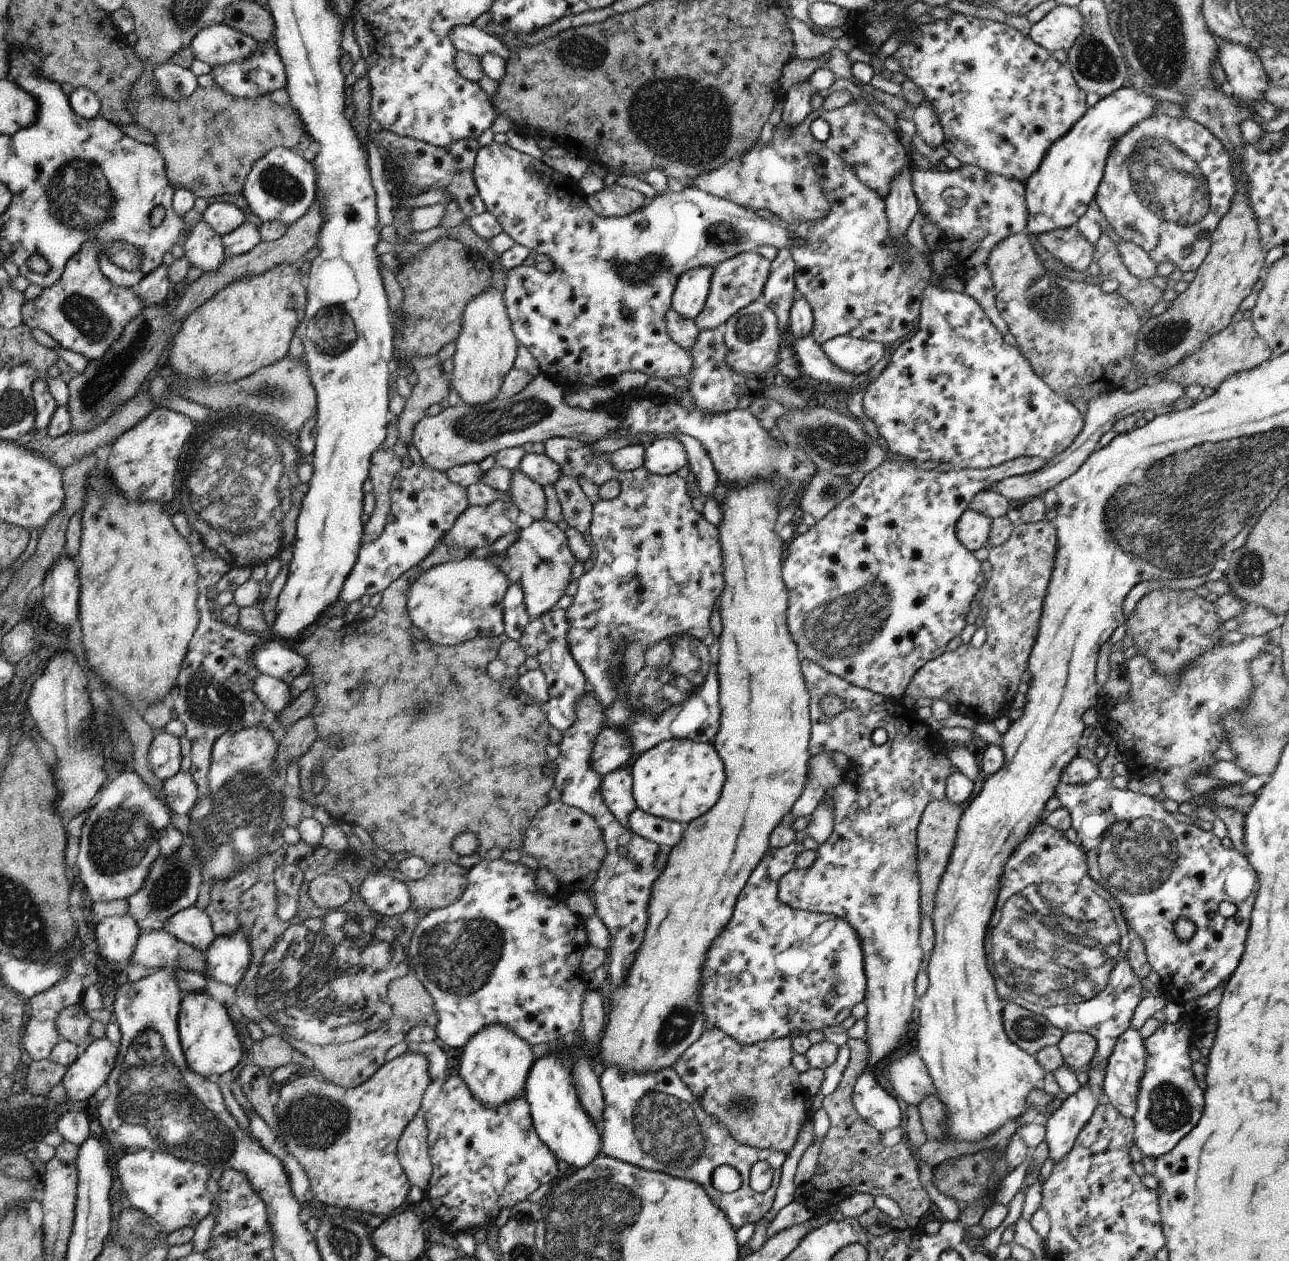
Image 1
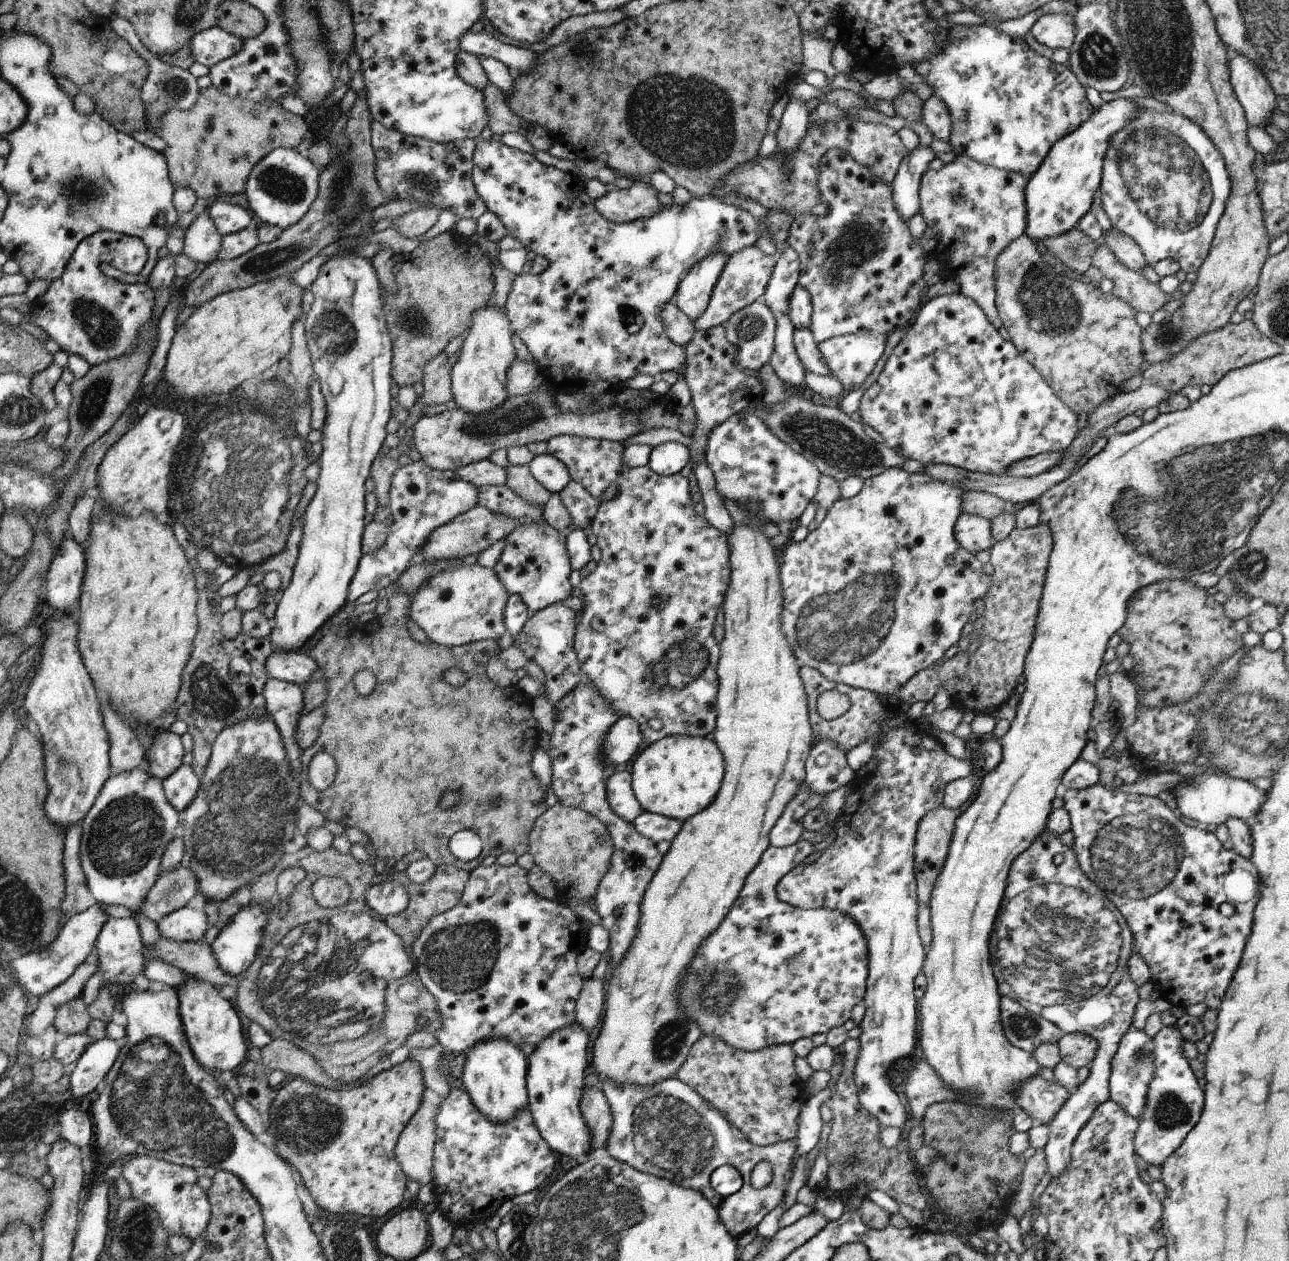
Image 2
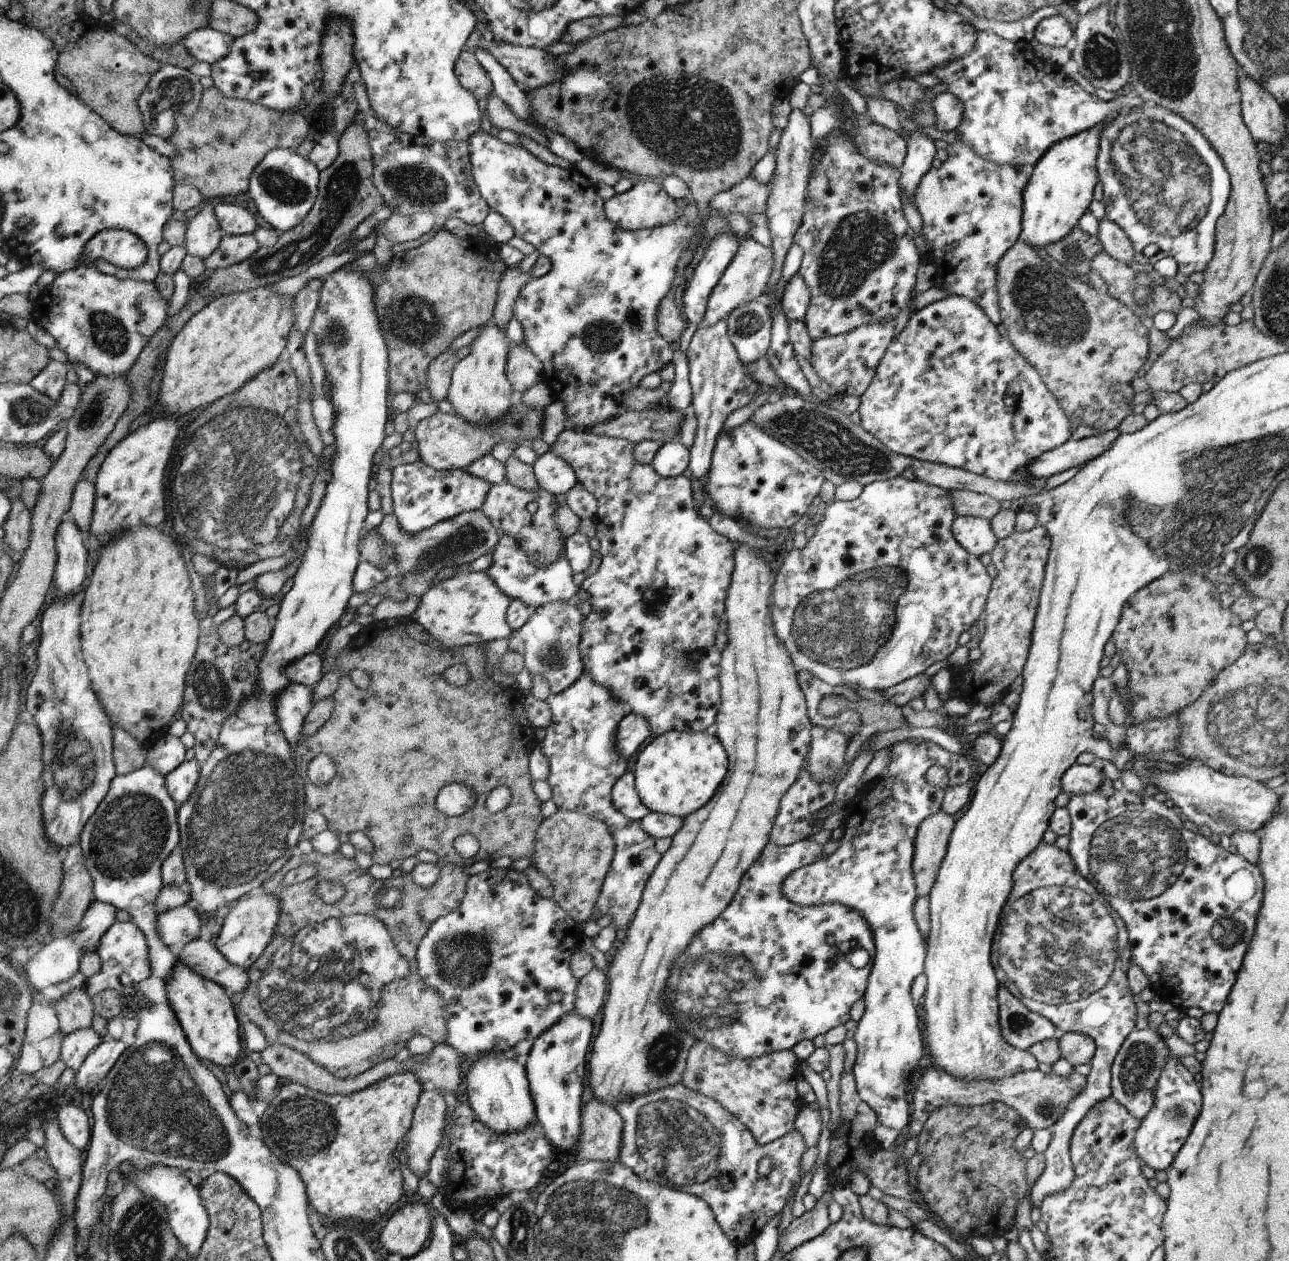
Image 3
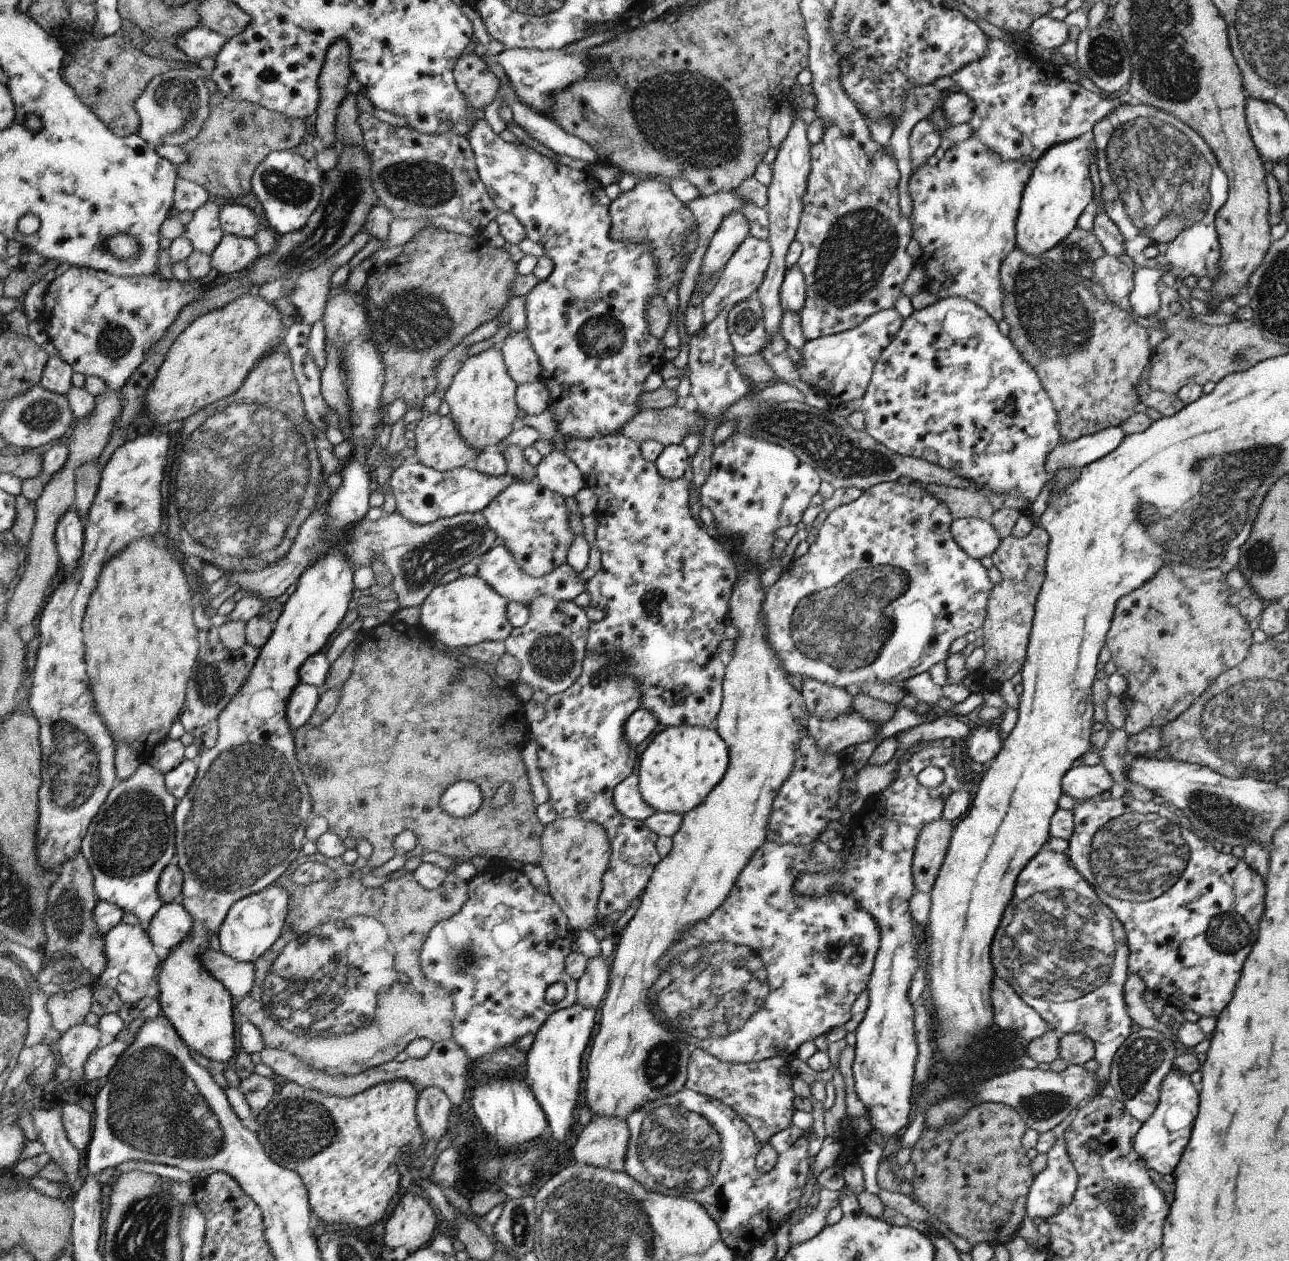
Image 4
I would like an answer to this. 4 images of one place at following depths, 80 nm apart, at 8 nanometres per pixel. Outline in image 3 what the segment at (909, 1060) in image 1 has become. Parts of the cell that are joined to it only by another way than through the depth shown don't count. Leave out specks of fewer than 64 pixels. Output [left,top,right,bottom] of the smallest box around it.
[909,1069,1087,1137]

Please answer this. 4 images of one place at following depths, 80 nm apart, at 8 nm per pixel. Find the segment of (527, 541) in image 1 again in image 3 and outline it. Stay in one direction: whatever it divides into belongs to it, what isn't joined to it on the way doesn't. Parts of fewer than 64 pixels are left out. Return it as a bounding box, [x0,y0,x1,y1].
[485,536,580,609]

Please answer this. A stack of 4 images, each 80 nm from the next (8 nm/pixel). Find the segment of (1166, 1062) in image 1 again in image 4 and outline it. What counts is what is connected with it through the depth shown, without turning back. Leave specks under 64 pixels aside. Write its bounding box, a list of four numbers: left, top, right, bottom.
[1133,1068,1199,1174]

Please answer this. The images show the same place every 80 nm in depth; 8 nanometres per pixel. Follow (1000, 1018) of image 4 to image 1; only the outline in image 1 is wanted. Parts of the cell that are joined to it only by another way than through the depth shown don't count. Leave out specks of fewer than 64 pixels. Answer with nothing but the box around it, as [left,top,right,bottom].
[1003,1004,1065,1056]

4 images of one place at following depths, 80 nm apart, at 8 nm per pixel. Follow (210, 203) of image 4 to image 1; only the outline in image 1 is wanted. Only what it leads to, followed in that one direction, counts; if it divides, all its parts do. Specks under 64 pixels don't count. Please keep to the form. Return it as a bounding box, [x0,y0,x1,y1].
[182,219,226,272]

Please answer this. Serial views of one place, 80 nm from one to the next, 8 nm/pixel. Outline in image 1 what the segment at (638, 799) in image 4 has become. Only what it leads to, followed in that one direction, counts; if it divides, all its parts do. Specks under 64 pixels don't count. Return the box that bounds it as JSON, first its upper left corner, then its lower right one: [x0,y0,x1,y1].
[601,767,638,828]

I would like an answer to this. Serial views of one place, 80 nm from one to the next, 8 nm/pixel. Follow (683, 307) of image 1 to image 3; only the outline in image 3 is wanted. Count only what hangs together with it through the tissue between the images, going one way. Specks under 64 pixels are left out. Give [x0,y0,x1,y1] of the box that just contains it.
[683,230,740,324]

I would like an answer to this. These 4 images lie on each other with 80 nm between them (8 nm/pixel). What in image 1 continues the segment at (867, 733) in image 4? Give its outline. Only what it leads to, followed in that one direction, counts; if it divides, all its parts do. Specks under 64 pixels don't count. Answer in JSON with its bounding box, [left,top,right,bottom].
[793,751,849,817]

